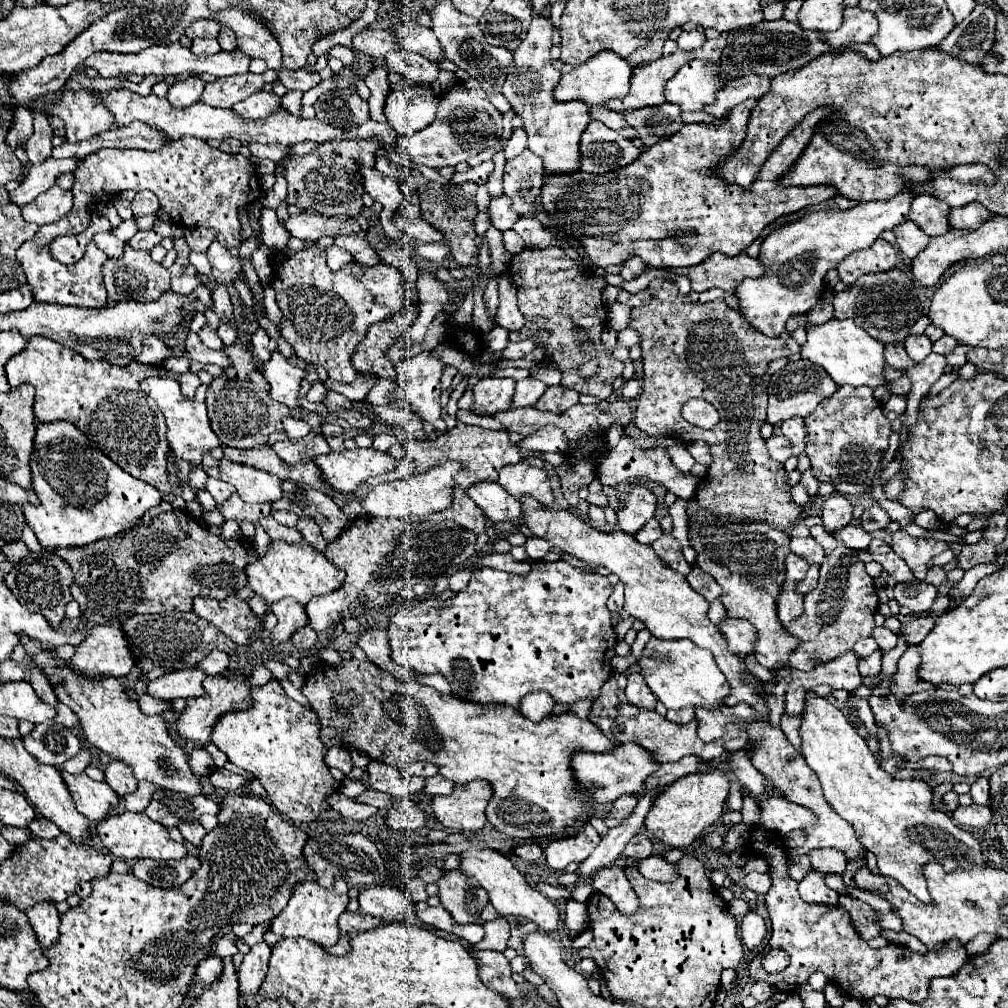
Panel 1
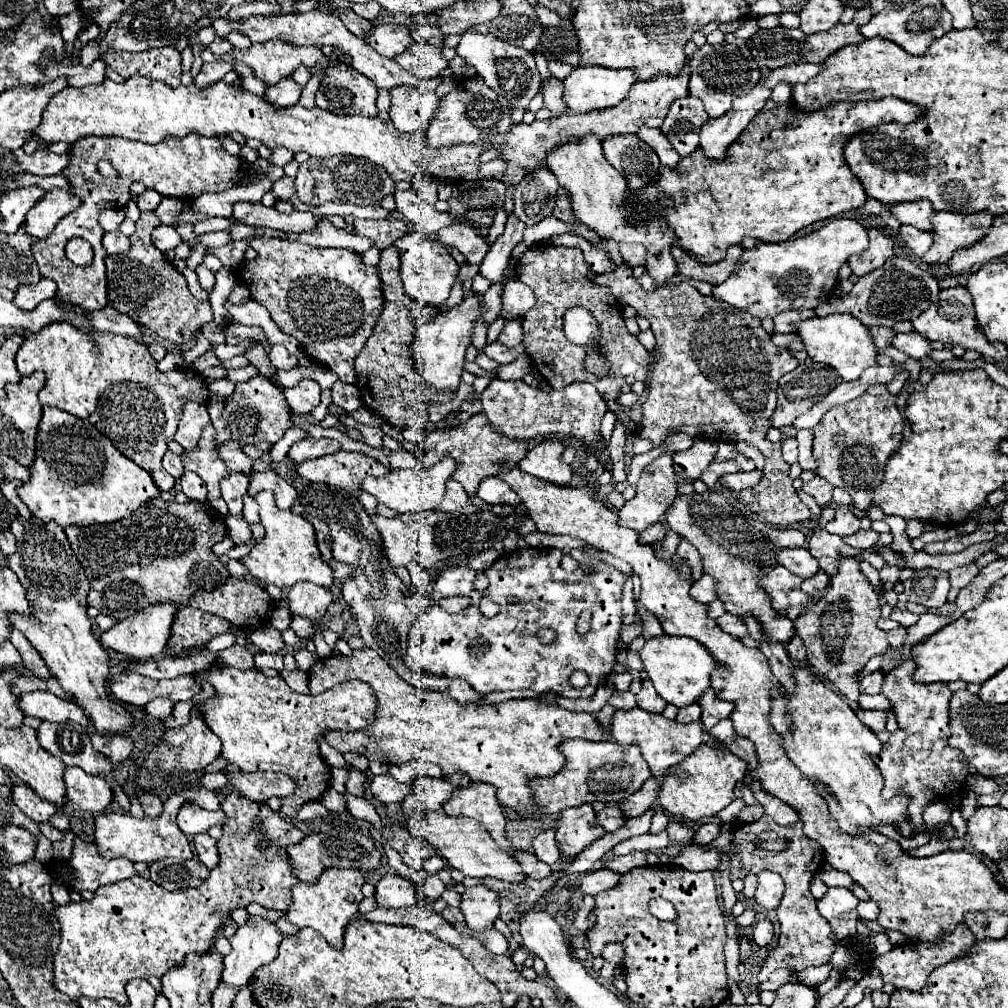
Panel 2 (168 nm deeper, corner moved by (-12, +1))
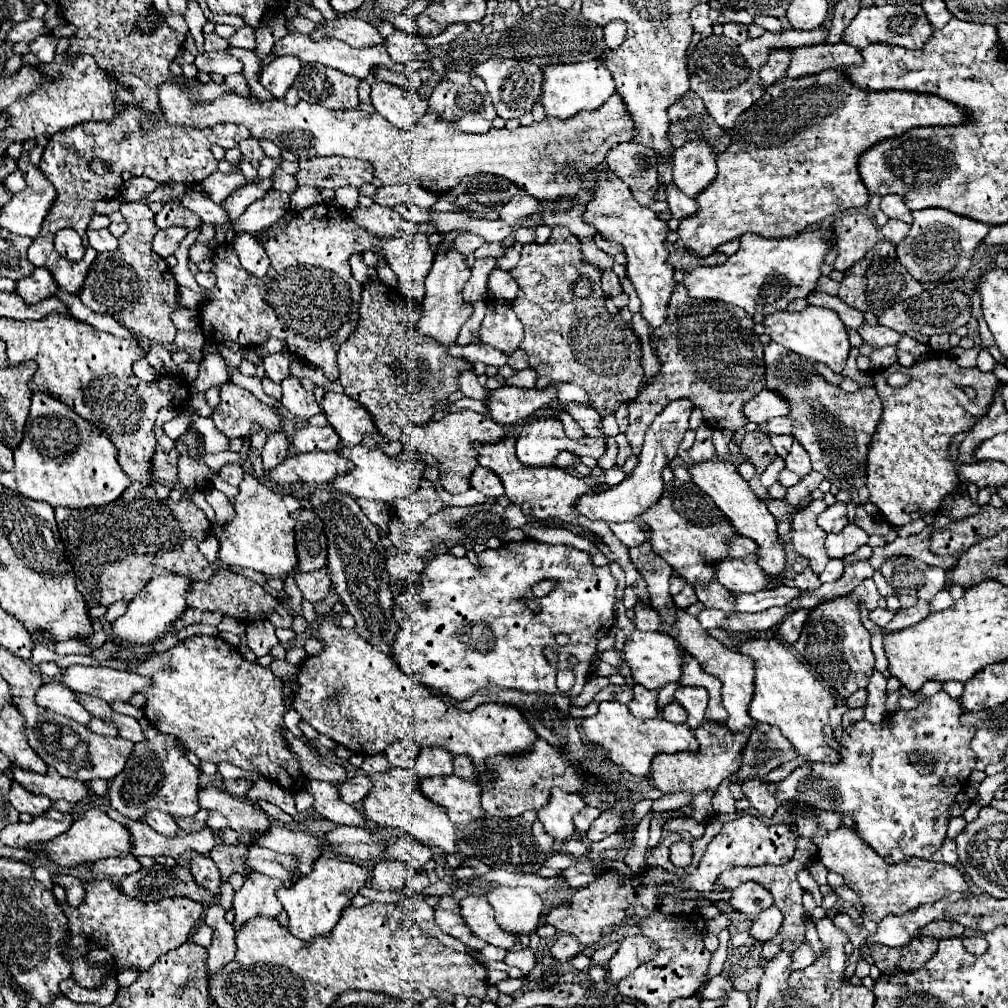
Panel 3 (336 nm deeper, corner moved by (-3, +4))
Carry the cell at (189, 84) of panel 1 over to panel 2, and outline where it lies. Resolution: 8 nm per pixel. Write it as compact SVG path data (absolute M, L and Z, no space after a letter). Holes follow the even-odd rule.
M215 61L215 63L203 63L199 75L195 75L195 87L203 89L211 83L217 83L223 79L223 75L227 71L231 71L233 65L231 63L225 63L225 61Z

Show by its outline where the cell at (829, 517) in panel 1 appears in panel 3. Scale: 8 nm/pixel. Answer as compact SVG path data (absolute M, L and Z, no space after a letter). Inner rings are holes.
M836 502L832 506L828 506L820 516L818 516L818 524L822 526L824 532L840 532L846 524L848 524L848 516L846 516L846 504L844 502Z

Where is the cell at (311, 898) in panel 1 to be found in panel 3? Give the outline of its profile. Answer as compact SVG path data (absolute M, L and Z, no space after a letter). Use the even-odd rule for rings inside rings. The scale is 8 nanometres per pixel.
M320 856L314 864L314 870L308 876L302 876L294 882L292 888L280 888L276 892L280 904L288 914L288 932L300 940L312 940L314 936L326 936L334 924L340 920L340 914L350 906L352 898L366 884L368 870L354 862L344 862L338 858Z

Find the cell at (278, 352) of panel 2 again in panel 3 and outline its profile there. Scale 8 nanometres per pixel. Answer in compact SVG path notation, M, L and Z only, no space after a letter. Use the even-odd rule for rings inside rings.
M278 352L278 354L270 354L262 360L266 376L270 380L274 380L276 384L280 384L286 376L290 376L290 360L288 360L288 352Z

